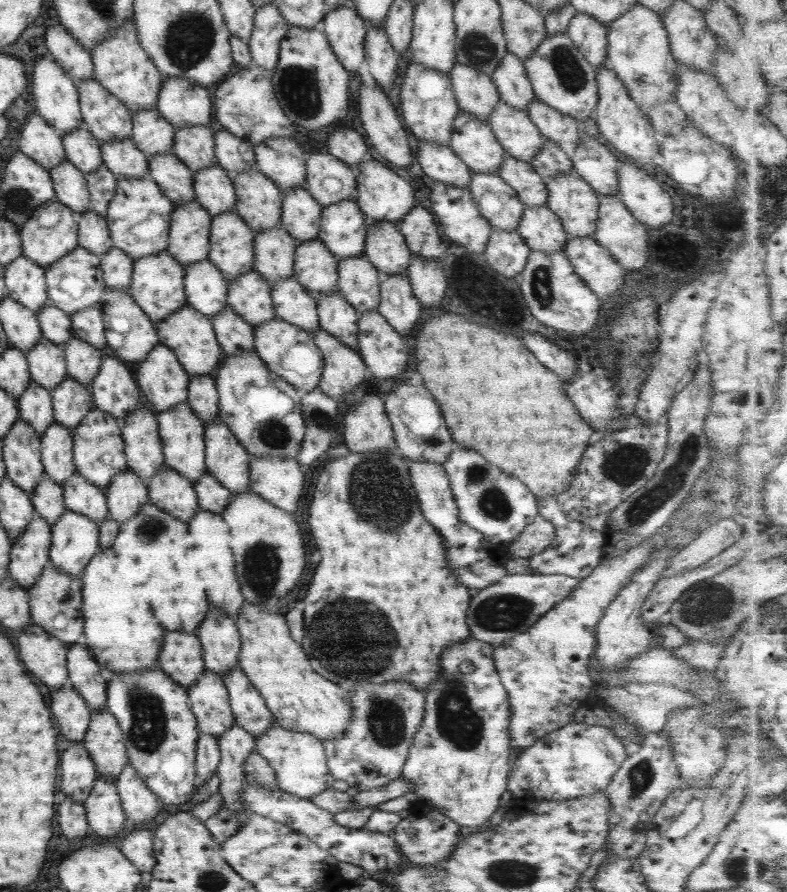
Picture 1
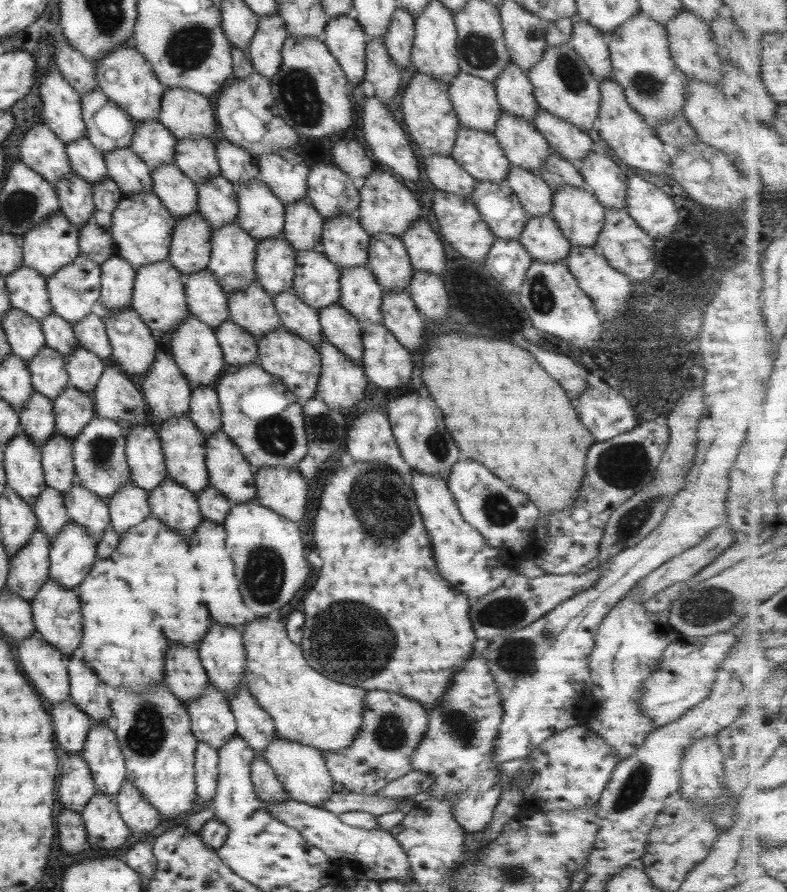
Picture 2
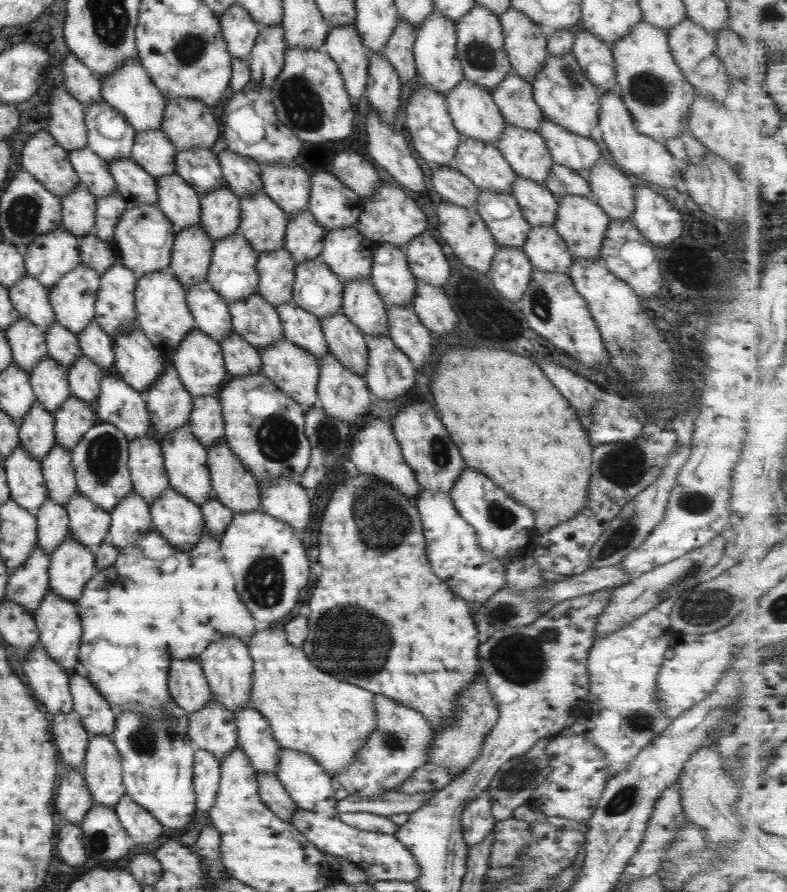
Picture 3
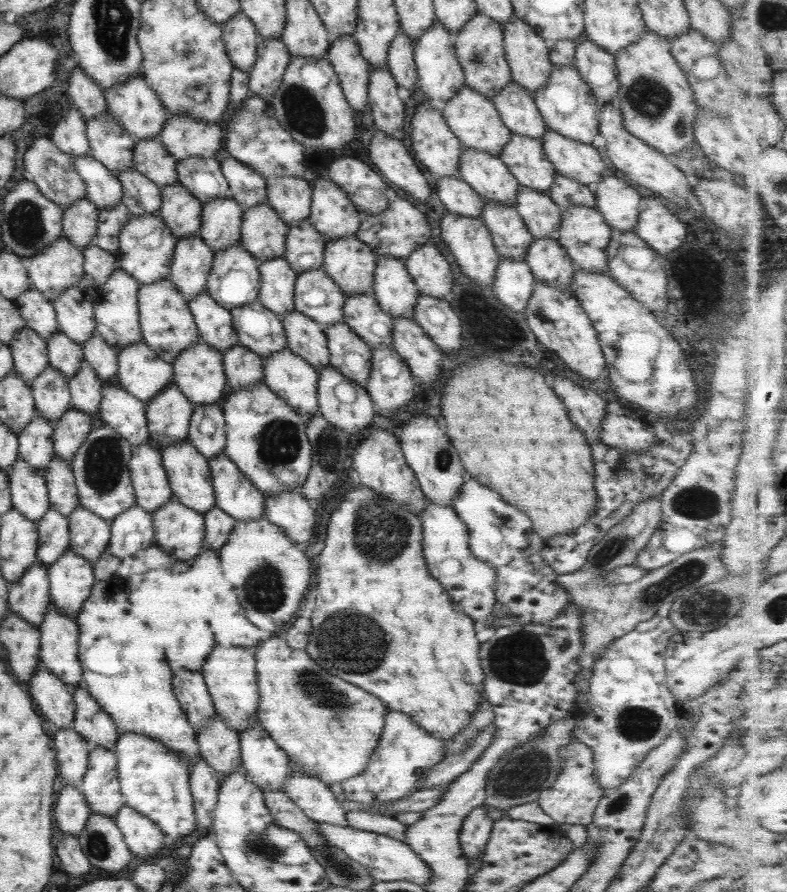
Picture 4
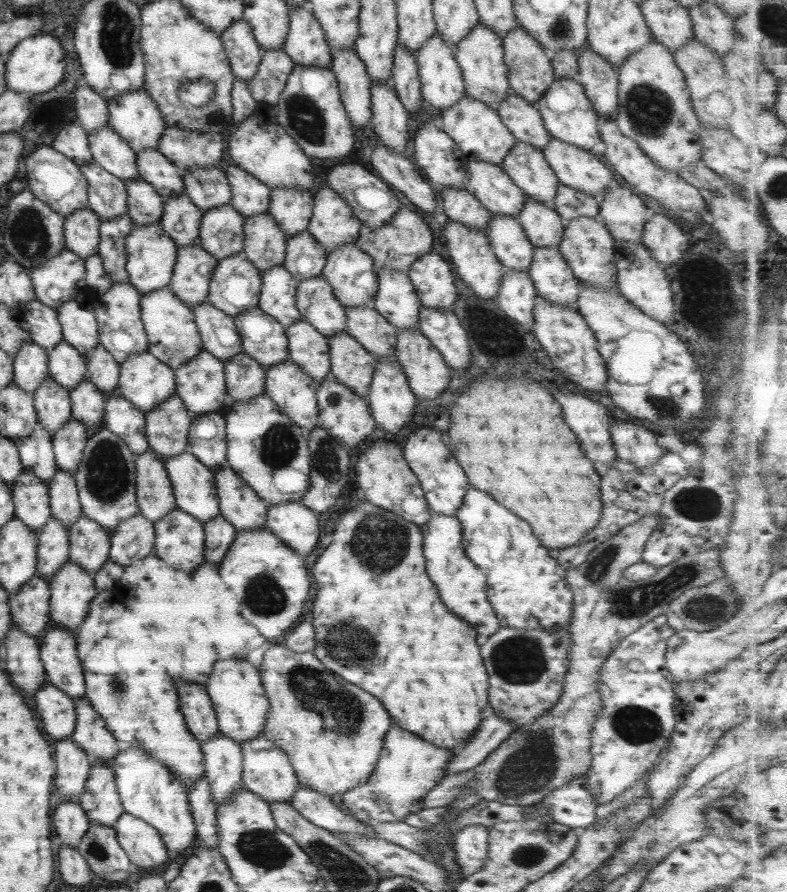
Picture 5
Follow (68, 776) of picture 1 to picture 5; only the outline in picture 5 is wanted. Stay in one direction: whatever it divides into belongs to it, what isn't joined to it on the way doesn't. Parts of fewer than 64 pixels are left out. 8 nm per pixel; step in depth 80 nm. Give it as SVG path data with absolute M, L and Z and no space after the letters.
M61 800L51 816L55 834L61 844L75 847L90 825L78 802Z

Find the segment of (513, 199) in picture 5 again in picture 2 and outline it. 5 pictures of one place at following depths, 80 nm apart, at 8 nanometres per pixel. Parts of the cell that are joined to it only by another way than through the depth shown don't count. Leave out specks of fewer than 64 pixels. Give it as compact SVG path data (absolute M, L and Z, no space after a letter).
M459 124L449 155L457 164L461 165L461 169L469 174L474 181L499 184L504 182L507 177L507 169L510 164L499 148L495 137L489 132L479 132Z

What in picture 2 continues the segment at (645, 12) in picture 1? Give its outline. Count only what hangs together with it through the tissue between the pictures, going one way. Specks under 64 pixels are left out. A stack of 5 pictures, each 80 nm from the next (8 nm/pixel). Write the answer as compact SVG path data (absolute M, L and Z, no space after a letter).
M636 12L606 35L606 39L612 68L610 78L622 88L627 104L641 115L657 136L656 128L662 120L670 120L681 113L688 83L688 78L671 60L666 30L658 22Z

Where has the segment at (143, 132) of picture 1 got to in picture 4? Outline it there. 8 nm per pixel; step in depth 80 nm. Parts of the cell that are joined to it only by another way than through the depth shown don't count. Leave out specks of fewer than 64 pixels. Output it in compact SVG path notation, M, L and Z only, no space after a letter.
M157 137L135 141L132 166L135 171L153 182L159 190L177 182L176 160Z

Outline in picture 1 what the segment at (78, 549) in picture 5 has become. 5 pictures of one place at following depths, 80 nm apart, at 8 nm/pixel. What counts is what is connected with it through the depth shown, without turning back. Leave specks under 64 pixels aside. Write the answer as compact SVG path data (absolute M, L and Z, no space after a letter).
M74 472L62 484L62 501L66 510L86 516L97 525L108 516L103 491L95 488L78 472Z

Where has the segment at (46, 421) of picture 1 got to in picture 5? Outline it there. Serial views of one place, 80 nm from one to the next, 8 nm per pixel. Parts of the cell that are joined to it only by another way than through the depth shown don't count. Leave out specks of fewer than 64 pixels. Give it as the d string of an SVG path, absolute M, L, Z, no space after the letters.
M36 423L29 436L18 442L17 451L24 470L47 485L56 471L51 432L47 432Z

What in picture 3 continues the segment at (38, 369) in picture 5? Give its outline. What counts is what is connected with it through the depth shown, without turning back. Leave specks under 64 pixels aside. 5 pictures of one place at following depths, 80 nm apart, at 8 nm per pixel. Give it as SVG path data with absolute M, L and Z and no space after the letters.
M24 318L10 322L4 329L12 356L12 364L29 373L46 355L44 328L31 324Z

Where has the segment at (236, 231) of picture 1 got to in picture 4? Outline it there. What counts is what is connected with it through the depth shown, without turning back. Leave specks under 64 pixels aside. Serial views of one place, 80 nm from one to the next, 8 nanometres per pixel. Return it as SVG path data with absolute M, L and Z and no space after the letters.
M240 243L233 247L218 250L213 255L211 270L206 278L204 290L217 302L217 305L227 311L254 302L260 287L258 263L255 258L241 247Z

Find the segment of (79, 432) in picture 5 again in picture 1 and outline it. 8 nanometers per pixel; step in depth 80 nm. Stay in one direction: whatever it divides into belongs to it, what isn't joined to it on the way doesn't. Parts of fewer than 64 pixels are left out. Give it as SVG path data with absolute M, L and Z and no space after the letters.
M66 376L50 392L54 422L65 428L75 428L92 408L89 387Z

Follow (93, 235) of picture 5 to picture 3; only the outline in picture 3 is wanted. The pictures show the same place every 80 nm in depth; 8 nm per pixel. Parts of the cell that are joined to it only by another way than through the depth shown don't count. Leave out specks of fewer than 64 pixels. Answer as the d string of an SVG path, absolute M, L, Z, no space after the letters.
M84 185L73 187L65 197L60 198L60 226L69 235L83 238L91 231L94 223L95 198Z

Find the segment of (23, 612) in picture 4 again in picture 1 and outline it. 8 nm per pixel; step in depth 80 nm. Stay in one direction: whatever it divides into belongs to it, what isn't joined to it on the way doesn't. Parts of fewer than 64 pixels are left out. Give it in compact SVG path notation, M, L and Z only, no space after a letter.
M34 514L24 531L10 545L6 574L27 590L49 563L49 545L50 525Z

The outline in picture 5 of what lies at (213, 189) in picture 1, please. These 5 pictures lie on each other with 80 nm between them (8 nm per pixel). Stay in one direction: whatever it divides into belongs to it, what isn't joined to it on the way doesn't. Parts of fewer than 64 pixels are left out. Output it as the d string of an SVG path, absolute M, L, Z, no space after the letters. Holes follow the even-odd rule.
M229 204L202 212L197 239L198 246L205 252L208 252L215 260L241 252L241 248L243 247L243 223L244 219ZM219 232L231 232L233 240L229 244L221 244L221 240L217 238Z

